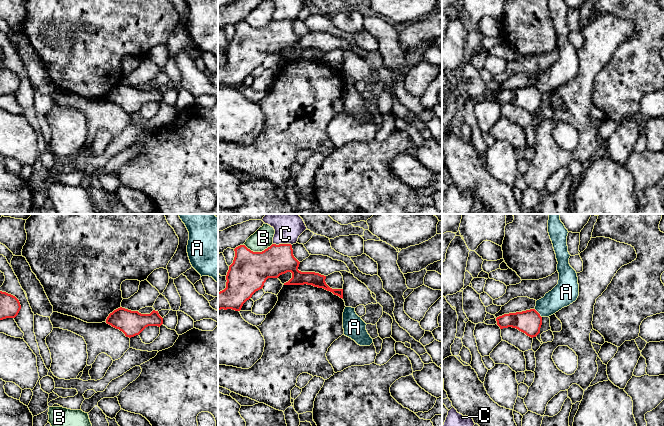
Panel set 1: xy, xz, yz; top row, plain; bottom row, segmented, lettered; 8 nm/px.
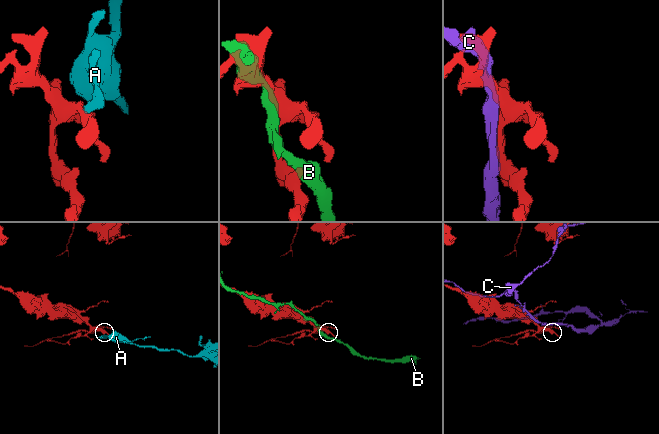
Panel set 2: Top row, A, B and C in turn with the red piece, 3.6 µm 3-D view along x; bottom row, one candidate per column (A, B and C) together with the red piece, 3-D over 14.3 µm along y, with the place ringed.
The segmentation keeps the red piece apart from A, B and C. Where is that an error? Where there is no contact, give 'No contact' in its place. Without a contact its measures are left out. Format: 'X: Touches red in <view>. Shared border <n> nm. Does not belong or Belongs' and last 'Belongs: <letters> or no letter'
A: Touches red in yz. Shared border 90 nm. Does not belong
B: Touches red in xz. Shared border 240 nm. Does not belong
C: Touches red in xz. Shared border 150 nm. Does not belong
Belongs: no letter

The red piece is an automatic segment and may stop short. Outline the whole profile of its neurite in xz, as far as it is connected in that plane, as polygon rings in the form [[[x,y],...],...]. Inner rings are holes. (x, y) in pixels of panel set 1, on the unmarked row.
[[[272,20],[262,28],[253,28],[245,21],[240,21],[234,27],[235,33],[226,51],[226,64],[218,68],[218,86],[232,85],[240,87],[243,80],[256,67],[263,64],[268,54],[278,54],[287,48],[292,49],[292,54],[284,61],[312,61],[330,67],[343,75],[343,65],[330,64],[325,58],[326,52],[315,48],[301,48],[298,46],[300,38],[294,33],[291,20]]]

